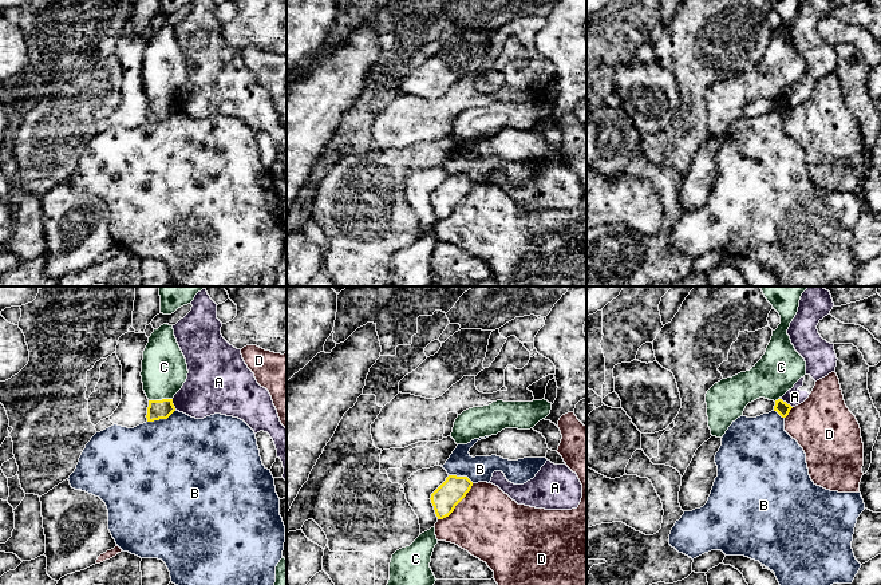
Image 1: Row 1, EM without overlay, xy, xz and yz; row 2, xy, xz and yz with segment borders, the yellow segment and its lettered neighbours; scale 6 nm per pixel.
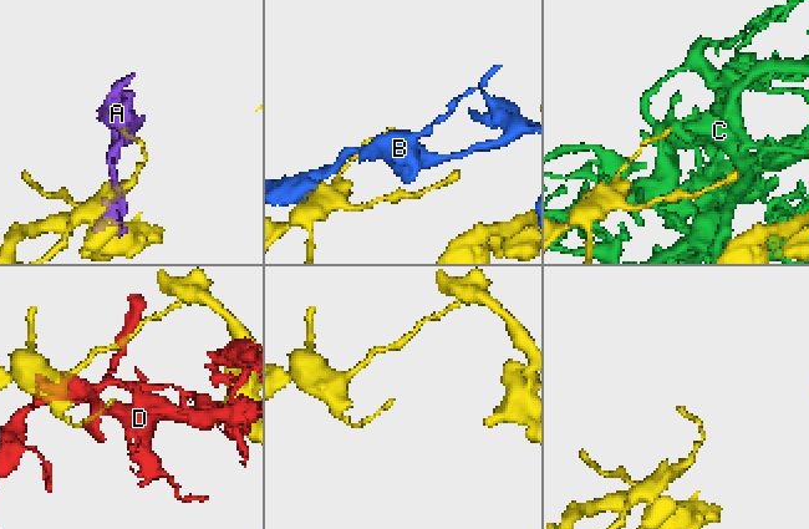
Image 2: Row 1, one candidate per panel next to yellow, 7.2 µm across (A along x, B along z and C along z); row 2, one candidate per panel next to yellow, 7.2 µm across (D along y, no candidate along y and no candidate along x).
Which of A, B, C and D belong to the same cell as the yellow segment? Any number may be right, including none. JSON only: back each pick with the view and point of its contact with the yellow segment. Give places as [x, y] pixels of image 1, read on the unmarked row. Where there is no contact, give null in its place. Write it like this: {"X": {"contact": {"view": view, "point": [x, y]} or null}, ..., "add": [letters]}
{"add": []}

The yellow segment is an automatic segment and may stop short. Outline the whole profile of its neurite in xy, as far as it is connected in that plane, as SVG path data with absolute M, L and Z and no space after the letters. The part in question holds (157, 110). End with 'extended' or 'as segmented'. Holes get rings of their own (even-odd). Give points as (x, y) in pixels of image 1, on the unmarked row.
M173 99L149 100L146 118L147 122L167 119L174 111Z | as segmented

